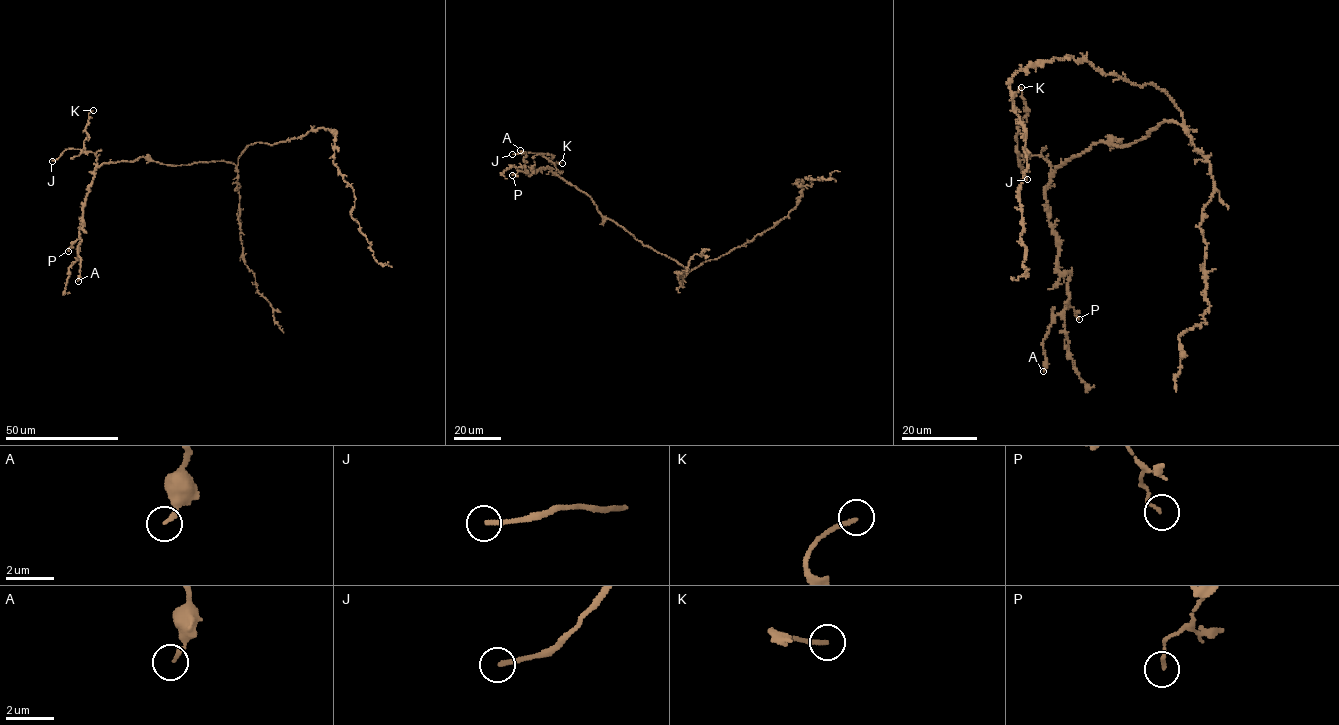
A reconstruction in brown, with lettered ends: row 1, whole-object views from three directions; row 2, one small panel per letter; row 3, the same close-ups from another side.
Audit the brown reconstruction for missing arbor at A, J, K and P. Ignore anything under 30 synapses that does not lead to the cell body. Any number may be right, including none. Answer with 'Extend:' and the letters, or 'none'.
Extend: J

